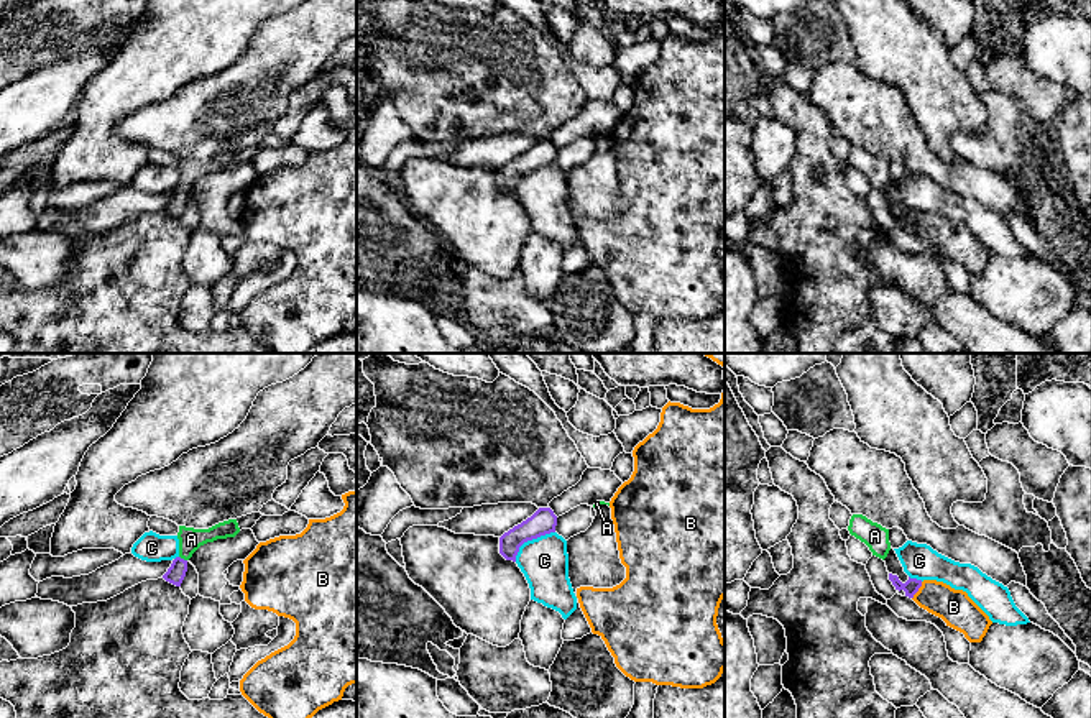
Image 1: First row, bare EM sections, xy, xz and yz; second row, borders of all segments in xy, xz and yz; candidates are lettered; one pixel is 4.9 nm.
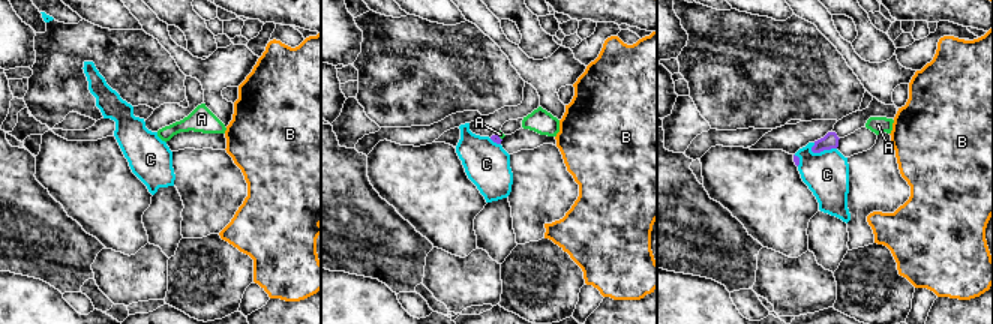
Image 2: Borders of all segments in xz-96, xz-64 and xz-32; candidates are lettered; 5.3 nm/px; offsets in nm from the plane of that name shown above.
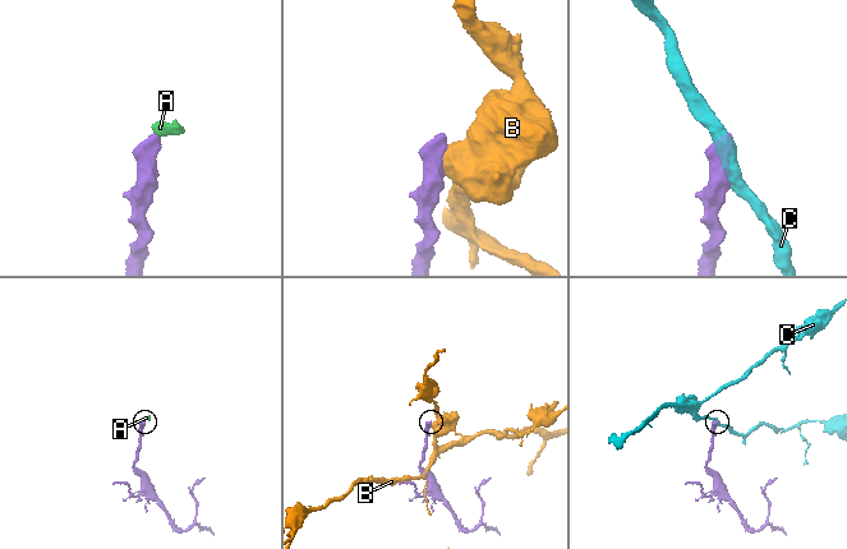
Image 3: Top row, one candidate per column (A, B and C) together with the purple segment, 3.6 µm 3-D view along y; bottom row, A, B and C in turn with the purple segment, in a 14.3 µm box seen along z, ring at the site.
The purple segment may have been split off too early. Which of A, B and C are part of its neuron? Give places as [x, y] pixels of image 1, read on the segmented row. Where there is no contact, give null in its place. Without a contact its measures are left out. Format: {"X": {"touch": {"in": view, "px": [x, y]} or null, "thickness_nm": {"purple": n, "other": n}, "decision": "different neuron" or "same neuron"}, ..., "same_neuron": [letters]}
{"A": {"touch": {"in": "xy", "px": [183, 559]}, "thickness_nm": {"purple": 90, "other": 110}, "decision": "same neuron"}, "B": {"touch": {"in": "yz", "px": [917, 590]}, "thickness_nm": {"purple": 80, "other": 170}, "decision": "different neuron"}, "C": {"touch": {"in": "xz", "px": [529, 539]}, "thickness_nm": {"purple": 120, "other": 240}, "decision": "different neuron"}, "same_neuron": ["A"]}

